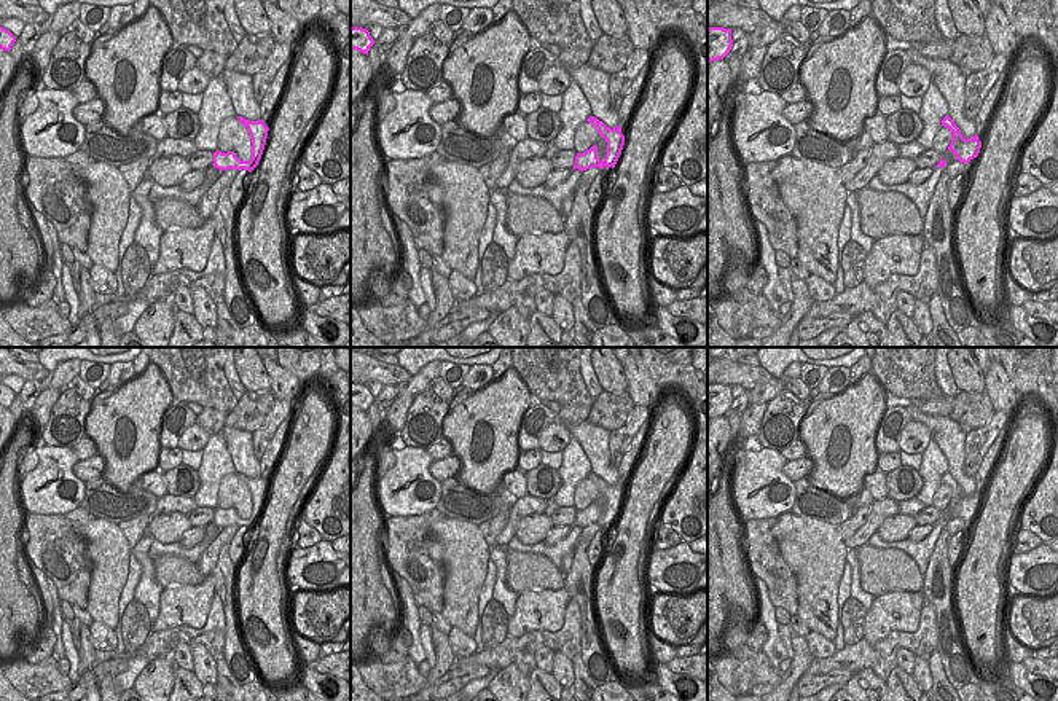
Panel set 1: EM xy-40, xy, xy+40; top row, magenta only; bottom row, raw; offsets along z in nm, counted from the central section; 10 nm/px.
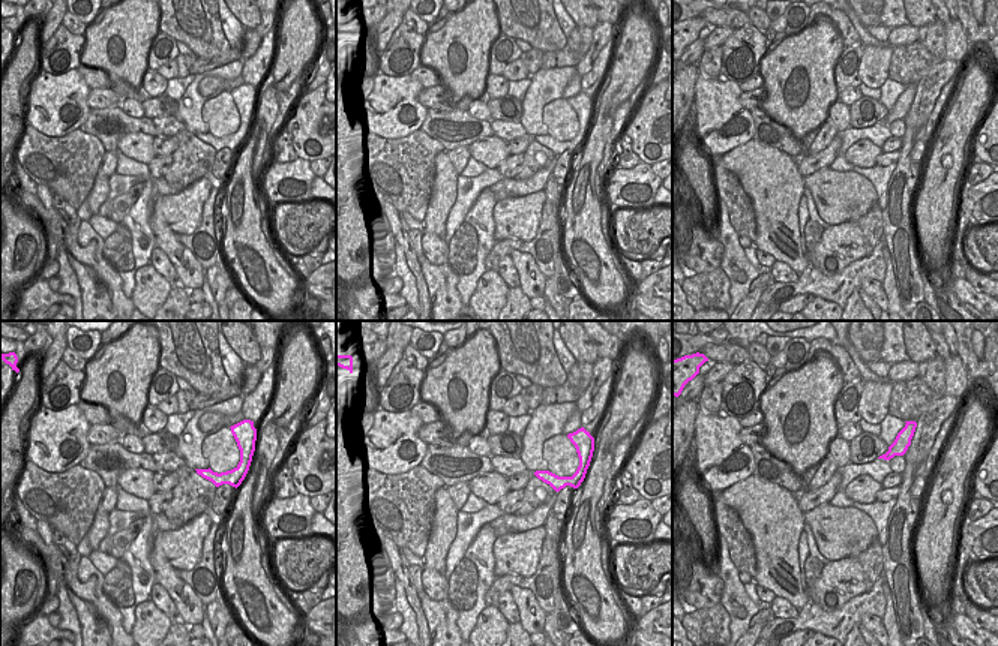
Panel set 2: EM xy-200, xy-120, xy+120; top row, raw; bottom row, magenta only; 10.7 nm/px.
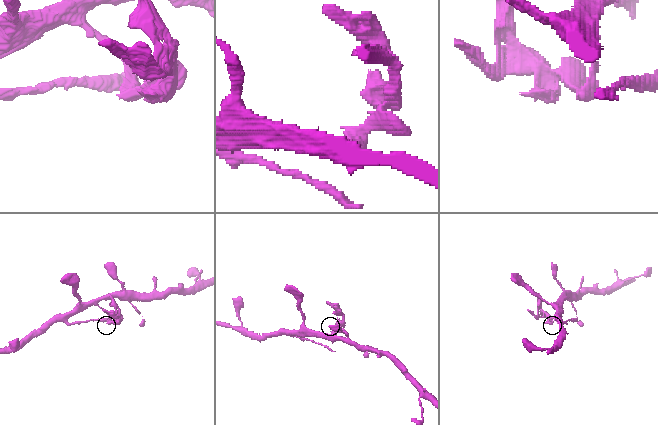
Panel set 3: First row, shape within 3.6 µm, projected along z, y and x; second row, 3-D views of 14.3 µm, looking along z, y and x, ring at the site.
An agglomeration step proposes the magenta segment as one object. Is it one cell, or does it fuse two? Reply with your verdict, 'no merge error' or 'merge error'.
no merge error

